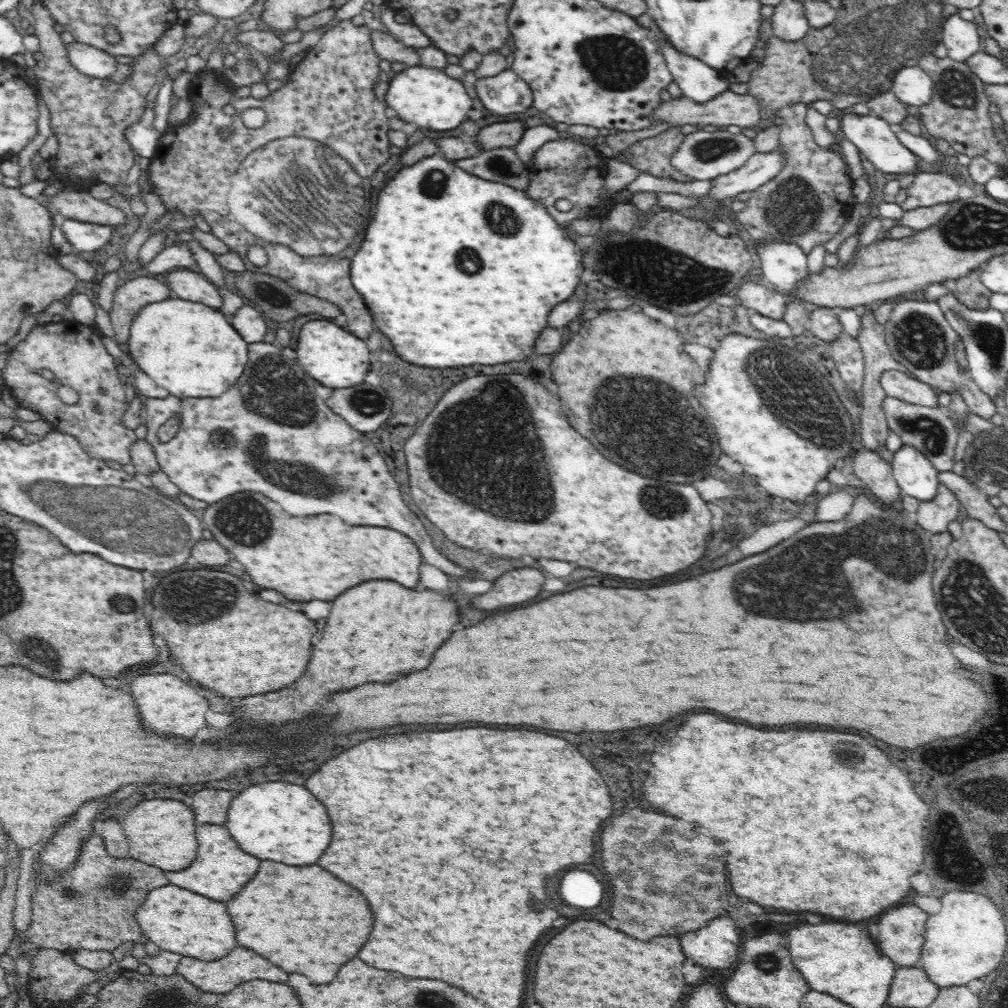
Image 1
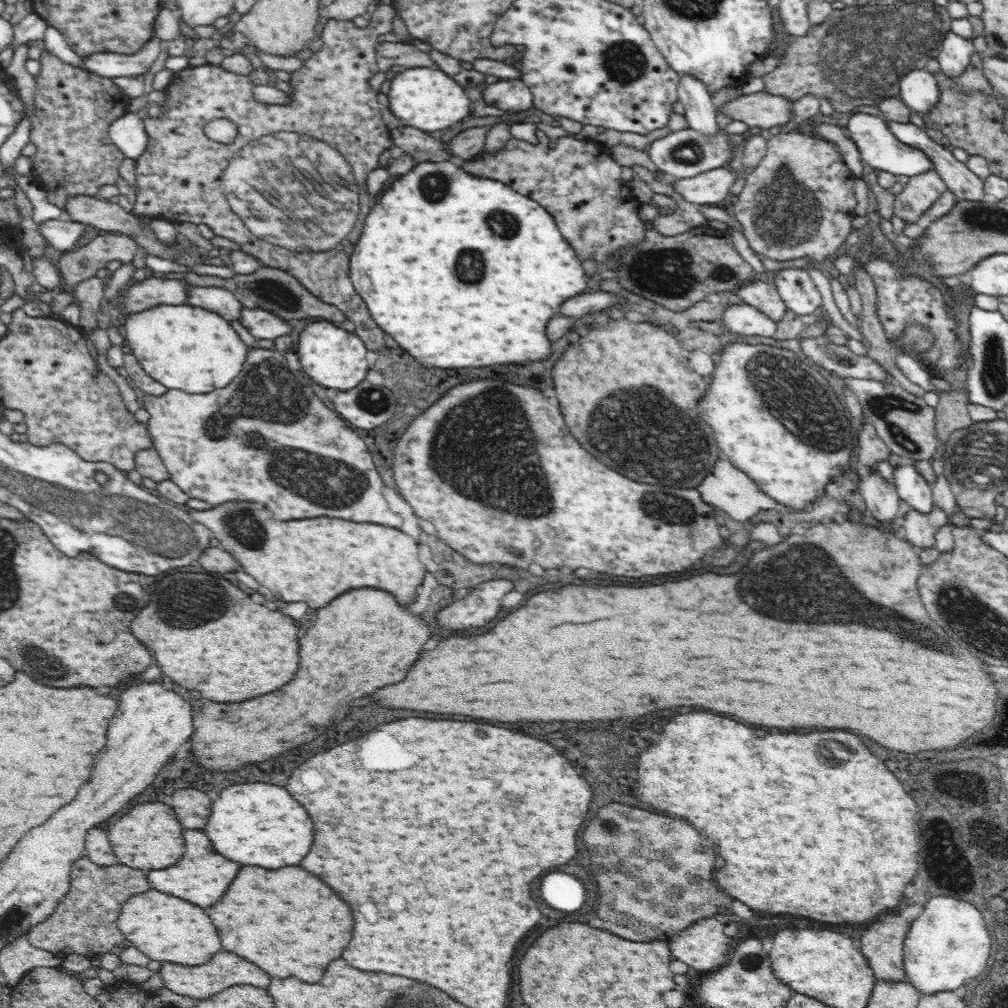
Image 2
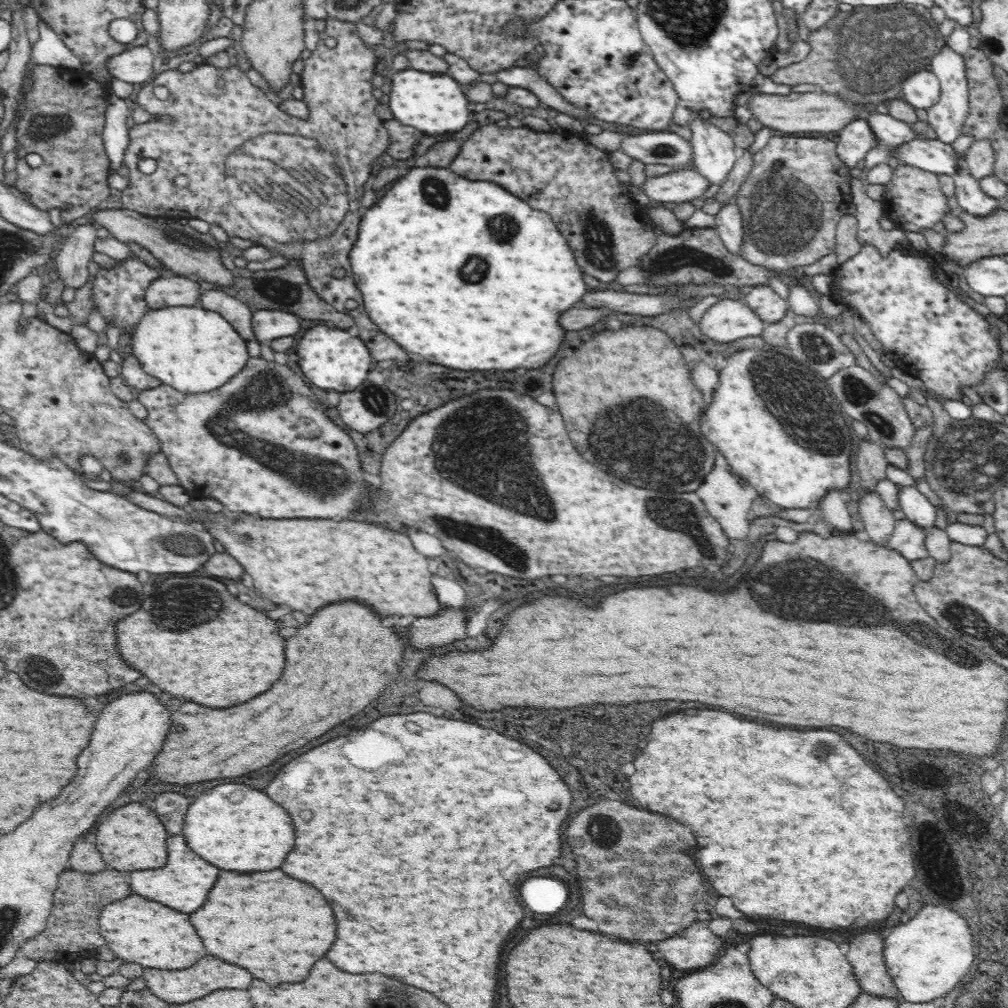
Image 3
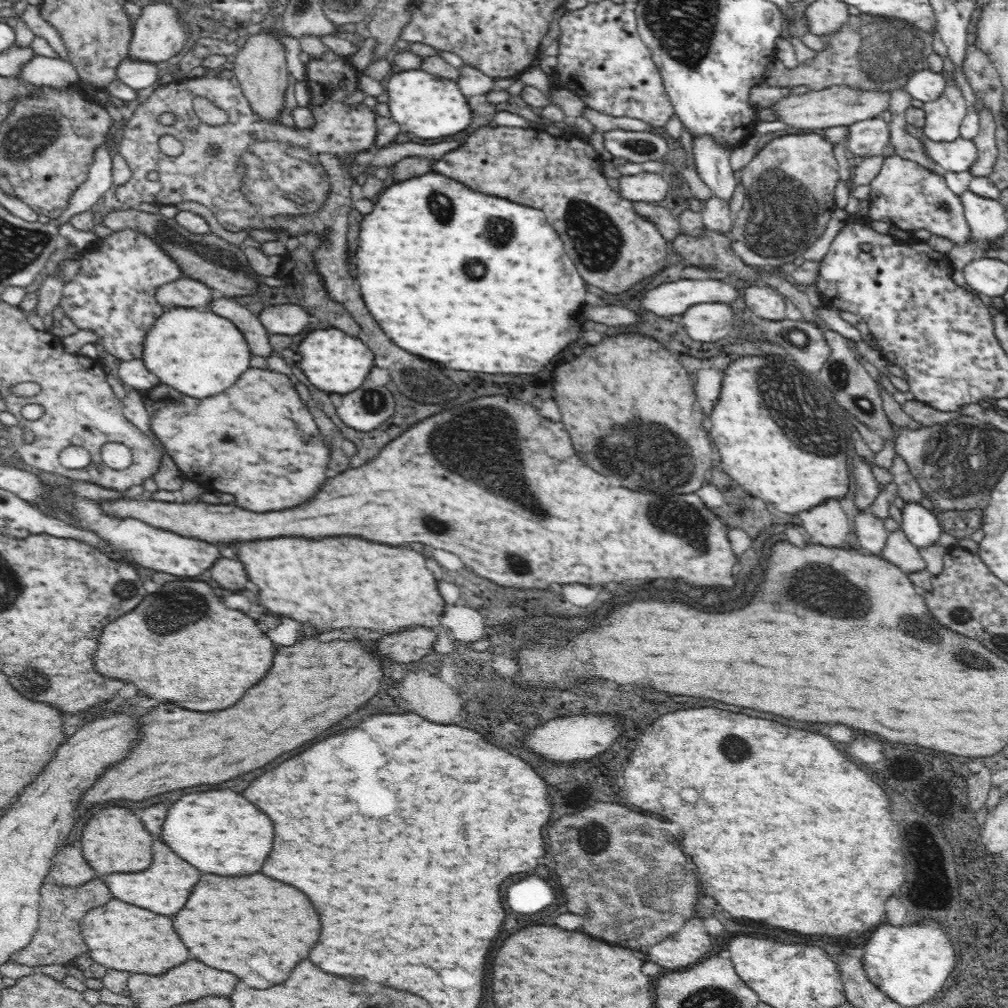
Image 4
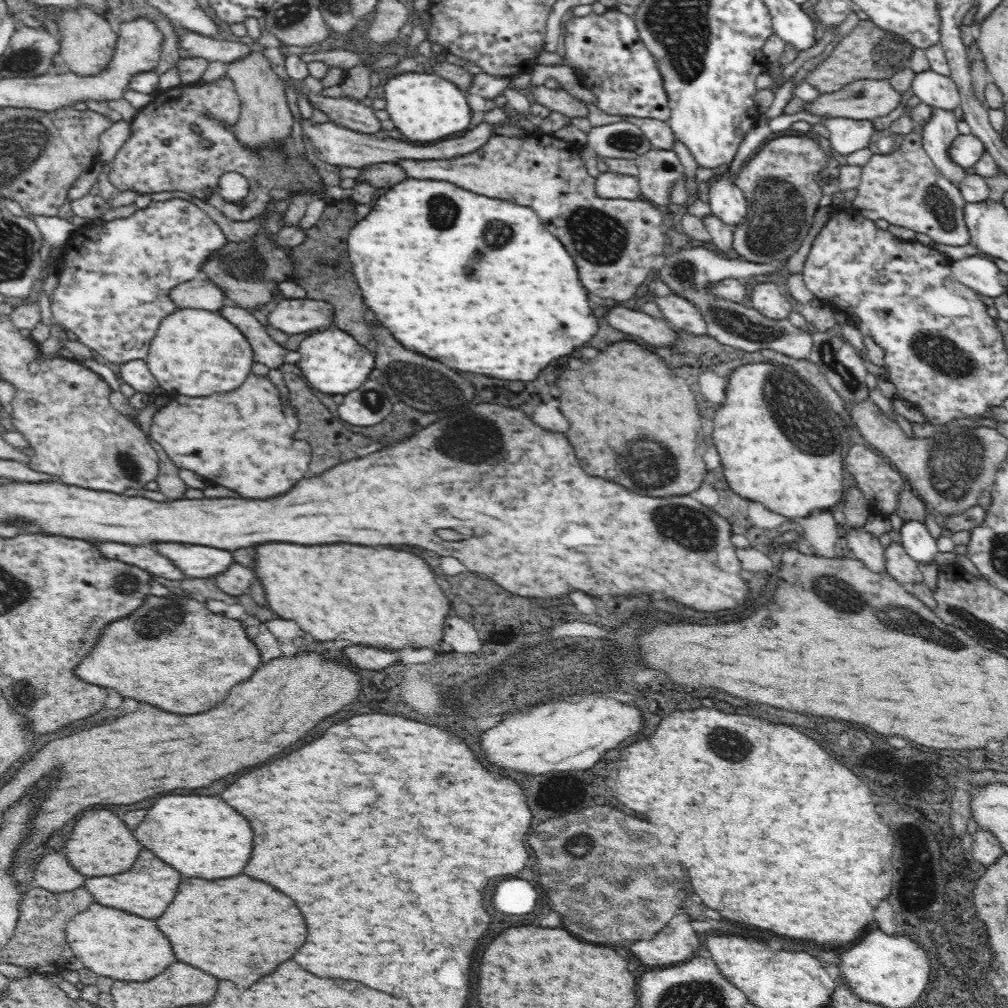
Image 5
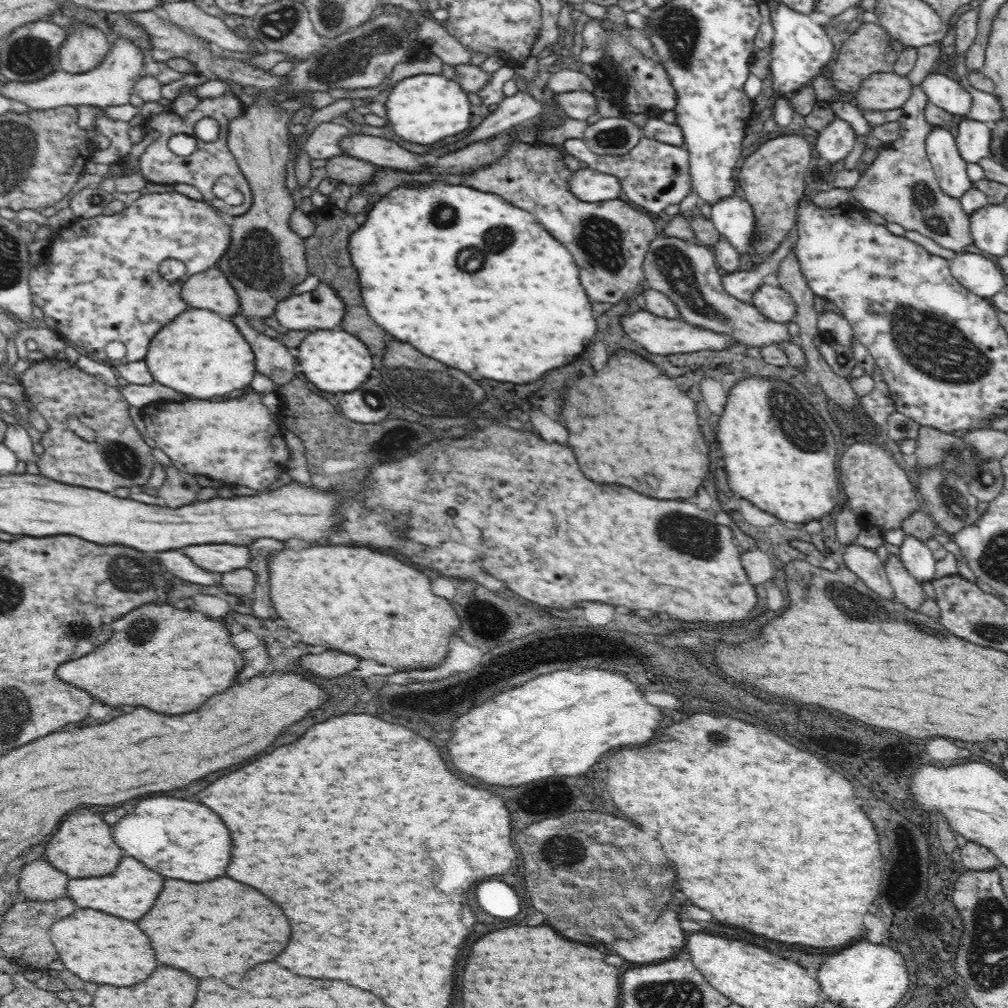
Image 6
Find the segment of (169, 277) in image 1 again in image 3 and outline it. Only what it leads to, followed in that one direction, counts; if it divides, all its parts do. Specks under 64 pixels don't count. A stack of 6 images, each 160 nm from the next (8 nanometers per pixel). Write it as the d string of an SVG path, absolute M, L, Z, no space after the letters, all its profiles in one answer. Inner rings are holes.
M205 288L203 292L204 298L200 298L200 304L206 310L214 310L214 312L222 314L224 318L228 318L228 322L232 322L232 326L236 326L236 330L240 332L242 338L258 340L252 334L252 324L250 324L253 312L243 302L218 288Z

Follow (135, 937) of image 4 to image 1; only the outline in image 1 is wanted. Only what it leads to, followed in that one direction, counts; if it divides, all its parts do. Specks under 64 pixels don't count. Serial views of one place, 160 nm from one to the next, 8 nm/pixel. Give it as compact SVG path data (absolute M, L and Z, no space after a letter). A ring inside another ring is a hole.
M168 884L150 890L133 912L133 918L160 950L175 952L183 958L190 957L203 962L216 960L238 948L236 942L232 942L232 926L228 926L224 902L208 902L208 898L200 898L200 894L177 888L176 885Z

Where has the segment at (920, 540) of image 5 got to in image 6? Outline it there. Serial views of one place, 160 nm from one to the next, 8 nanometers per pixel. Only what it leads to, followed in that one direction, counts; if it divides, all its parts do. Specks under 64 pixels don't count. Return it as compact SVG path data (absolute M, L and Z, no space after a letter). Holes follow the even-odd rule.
M906 535L899 548L899 558L904 567L906 567L906 571L908 571L916 581L933 582L934 568L936 568L937 560L934 559L926 543L920 541L918 537Z

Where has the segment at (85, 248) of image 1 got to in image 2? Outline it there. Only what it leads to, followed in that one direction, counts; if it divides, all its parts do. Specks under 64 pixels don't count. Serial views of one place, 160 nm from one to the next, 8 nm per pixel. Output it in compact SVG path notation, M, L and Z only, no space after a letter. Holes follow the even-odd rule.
M46 220L36 224L36 229L42 233L42 237L57 250L74 250L76 244L84 238L86 225L81 222L58 220Z

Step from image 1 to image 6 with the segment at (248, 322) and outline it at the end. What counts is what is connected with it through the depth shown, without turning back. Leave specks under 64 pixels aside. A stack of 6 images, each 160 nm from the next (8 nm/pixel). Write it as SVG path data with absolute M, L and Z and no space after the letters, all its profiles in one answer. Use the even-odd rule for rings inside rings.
M320 281L315 290L280 301L274 318L289 331L336 329L346 314L346 304L336 294L332 285Z

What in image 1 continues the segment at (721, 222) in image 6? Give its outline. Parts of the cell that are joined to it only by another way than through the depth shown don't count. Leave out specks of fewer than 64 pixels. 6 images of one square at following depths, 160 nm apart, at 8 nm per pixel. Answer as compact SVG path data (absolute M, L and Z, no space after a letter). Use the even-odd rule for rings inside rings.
M664 37L660 38L660 42L664 47L673 80L677 82L684 96L694 102L705 103L727 90L730 83L722 74L706 66L704 62L676 53L674 47L665 42Z

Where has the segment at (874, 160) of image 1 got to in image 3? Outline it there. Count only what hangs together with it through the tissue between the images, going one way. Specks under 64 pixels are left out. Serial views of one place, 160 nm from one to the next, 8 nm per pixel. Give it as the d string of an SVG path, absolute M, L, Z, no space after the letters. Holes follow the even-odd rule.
M860 119L850 122L840 131L833 148L842 162L854 168L860 160L864 160L865 152L873 145L873 140L867 119ZM912 139L899 147L894 148L894 158L900 163L910 163L934 174L954 174L962 165L963 156L957 155L950 143L944 143L940 139L921 140Z

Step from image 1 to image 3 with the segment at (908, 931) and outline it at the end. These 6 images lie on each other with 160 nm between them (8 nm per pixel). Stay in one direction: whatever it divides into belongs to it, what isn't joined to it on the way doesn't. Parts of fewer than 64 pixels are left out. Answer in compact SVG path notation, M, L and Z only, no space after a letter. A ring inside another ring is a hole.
M866 932L850 942L848 963L857 979L861 993L896 1000L898 991L882 961L884 944L882 932Z

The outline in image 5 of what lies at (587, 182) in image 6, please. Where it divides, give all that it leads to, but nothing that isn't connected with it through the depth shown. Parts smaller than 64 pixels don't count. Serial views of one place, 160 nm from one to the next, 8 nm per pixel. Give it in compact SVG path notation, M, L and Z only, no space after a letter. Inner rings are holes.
M609 170L597 176L596 195L615 199L638 199L641 197L635 178Z

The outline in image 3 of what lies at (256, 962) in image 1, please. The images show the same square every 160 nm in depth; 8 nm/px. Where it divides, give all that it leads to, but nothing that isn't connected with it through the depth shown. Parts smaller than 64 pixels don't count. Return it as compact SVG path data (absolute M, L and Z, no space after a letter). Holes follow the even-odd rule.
M208 956L202 958L200 962L196 962L192 968L186 968L186 970L145 969L143 974L148 989L164 1002L173 1005L192 1002L214 992L214 990L220 990L220 988L246 990L248 982L252 982L252 974L248 974L246 970L240 970L238 966L232 966L228 962L216 962L216 958L208 958Z

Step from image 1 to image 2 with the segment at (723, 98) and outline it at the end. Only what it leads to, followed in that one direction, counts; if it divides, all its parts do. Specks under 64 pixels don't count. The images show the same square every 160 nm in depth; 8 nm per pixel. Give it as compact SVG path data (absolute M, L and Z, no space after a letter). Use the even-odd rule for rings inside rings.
M764 91L728 100L719 112L726 114L732 120L747 124L748 127L771 131L781 128L782 124L788 124L792 120L790 102L786 102L784 96L770 96Z

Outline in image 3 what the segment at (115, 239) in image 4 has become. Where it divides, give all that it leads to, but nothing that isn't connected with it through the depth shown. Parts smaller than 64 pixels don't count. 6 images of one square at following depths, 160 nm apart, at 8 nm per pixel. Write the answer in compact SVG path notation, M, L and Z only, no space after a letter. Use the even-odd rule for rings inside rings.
M138 258L124 260L124 264L120 268L116 268L116 270L102 270L94 278L94 302L96 302L96 308L100 308L100 313L104 315L104 319L108 320L108 322L116 320L122 332L132 332L132 328L136 330L140 318L148 312L148 305L144 300L146 290L152 280L159 278L160 272L152 270L150 266L146 266Z

